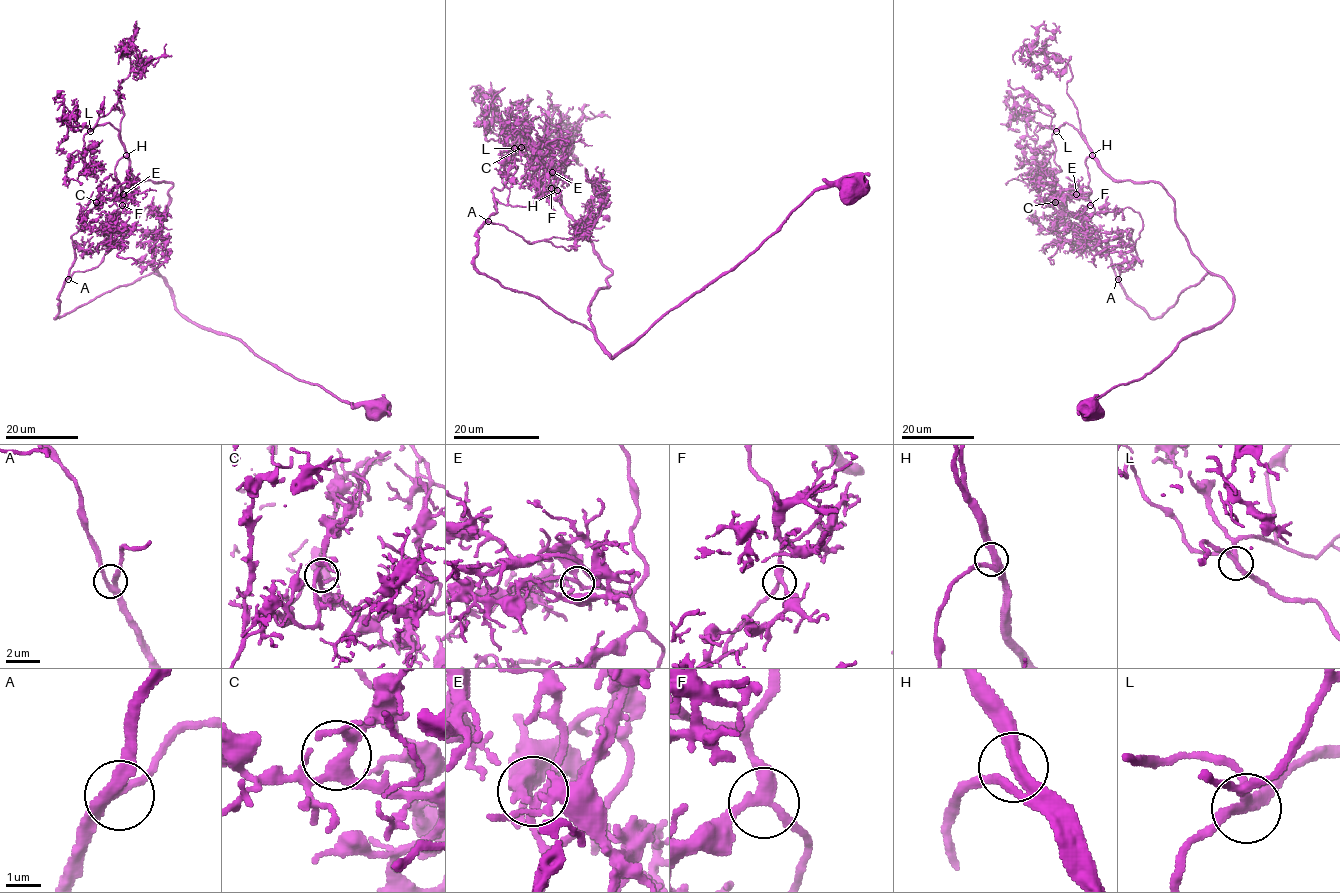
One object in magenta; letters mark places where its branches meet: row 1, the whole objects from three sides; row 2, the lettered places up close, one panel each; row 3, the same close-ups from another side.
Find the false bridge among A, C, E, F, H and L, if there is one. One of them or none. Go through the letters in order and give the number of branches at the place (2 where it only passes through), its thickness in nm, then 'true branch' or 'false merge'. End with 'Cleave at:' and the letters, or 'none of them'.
A: branches 3; calibre 240 nm; true branch
C: branches 4; calibre 280 nm; true branch
E: branches 4; calibre 170 nm; true branch
F: branches 3; calibre 280 nm; true branch
H: branches 3; calibre 300 nm; true branch
L: branches 4; calibre 280 nm; true branch
Cleave at: none of them

